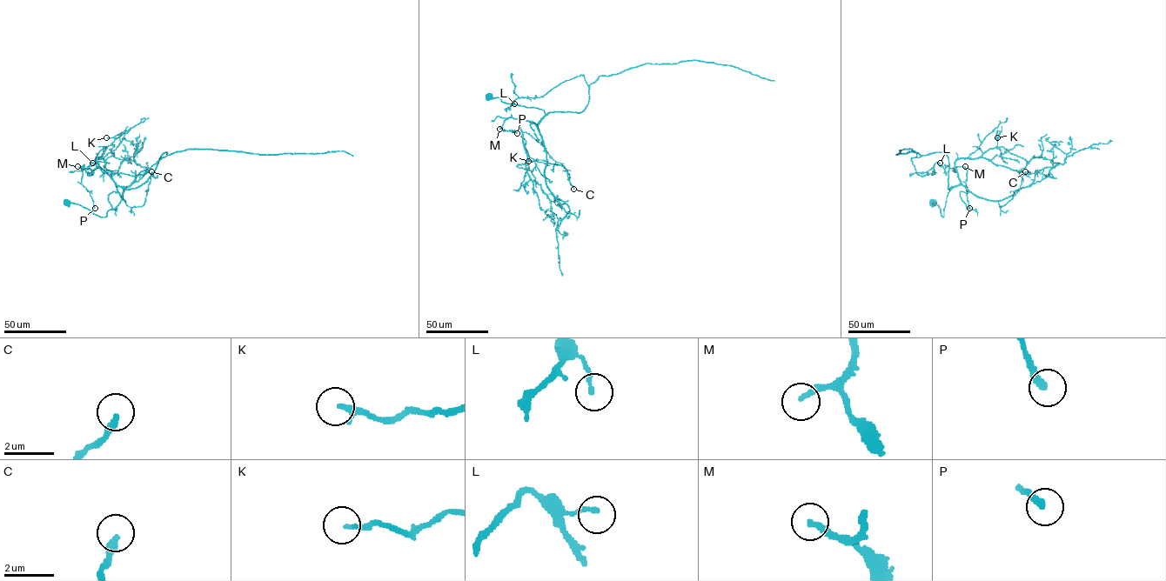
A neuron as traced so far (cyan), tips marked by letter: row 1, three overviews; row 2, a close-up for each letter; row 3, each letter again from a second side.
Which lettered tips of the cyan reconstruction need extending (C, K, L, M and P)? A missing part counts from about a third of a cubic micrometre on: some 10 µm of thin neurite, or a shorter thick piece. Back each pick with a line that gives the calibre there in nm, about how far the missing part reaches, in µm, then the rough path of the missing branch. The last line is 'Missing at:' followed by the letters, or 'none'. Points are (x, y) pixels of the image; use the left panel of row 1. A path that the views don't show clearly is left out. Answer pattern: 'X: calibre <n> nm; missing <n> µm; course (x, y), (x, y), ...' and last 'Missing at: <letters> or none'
C: calibre 260 nm; missing 40 µm; course (151, 171), (154, 137), (149, 135)
M: calibre 220 nm; missing 45 µm
Missing at: C, M

